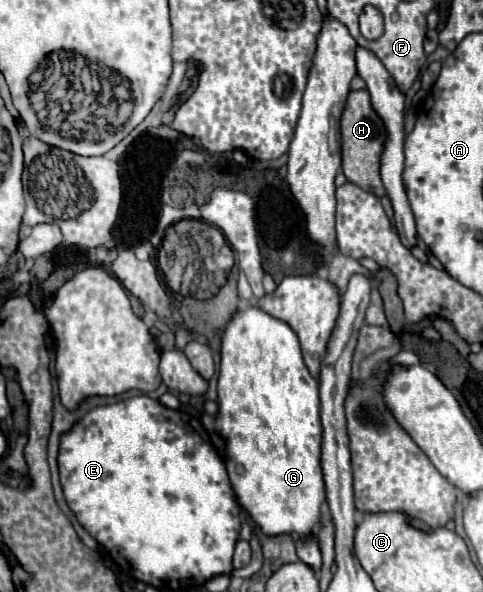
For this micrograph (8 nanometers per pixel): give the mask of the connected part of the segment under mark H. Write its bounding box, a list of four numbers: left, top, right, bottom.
[341,90,385,198]

